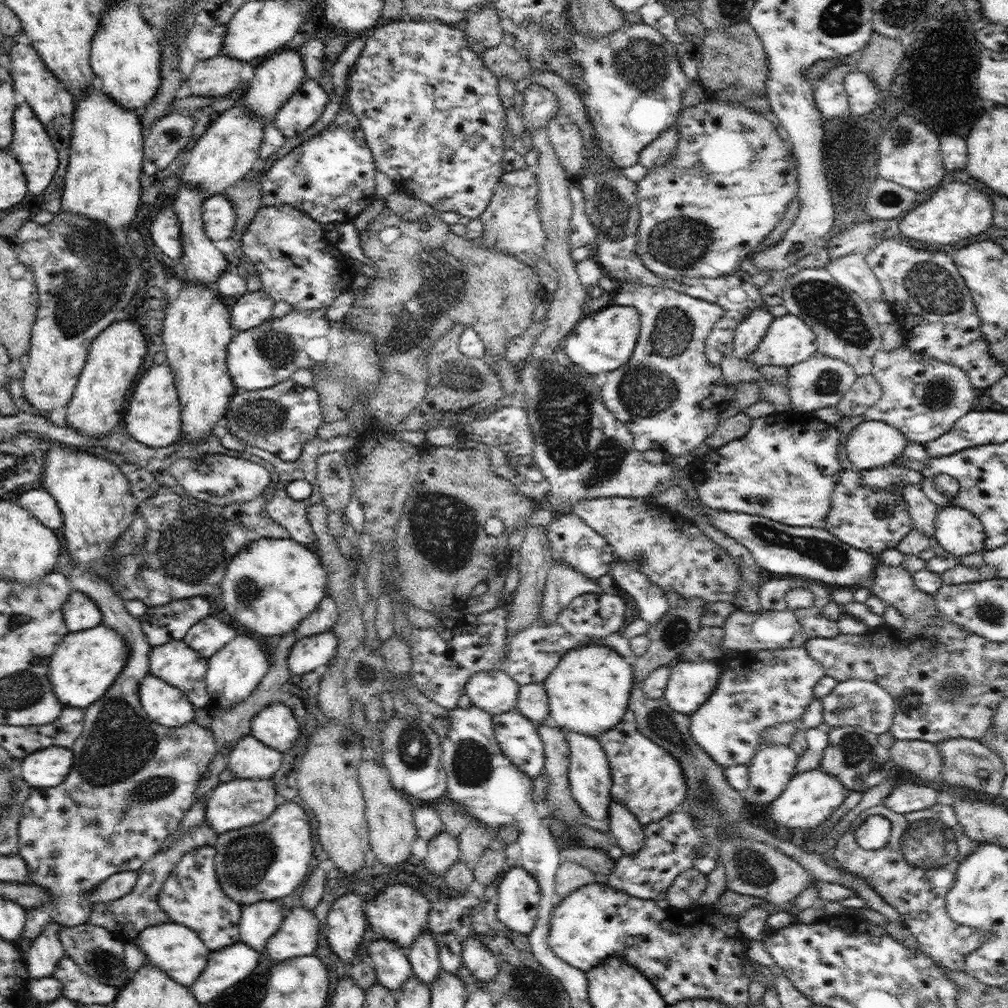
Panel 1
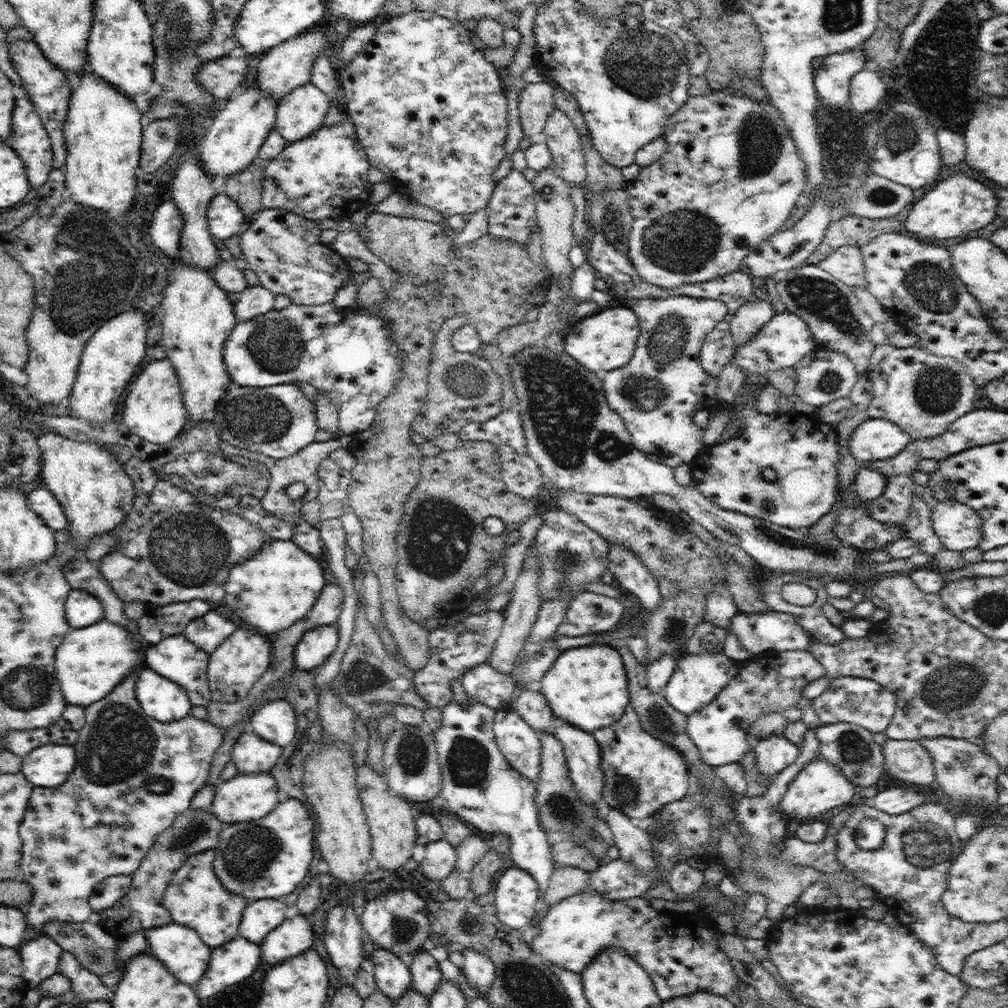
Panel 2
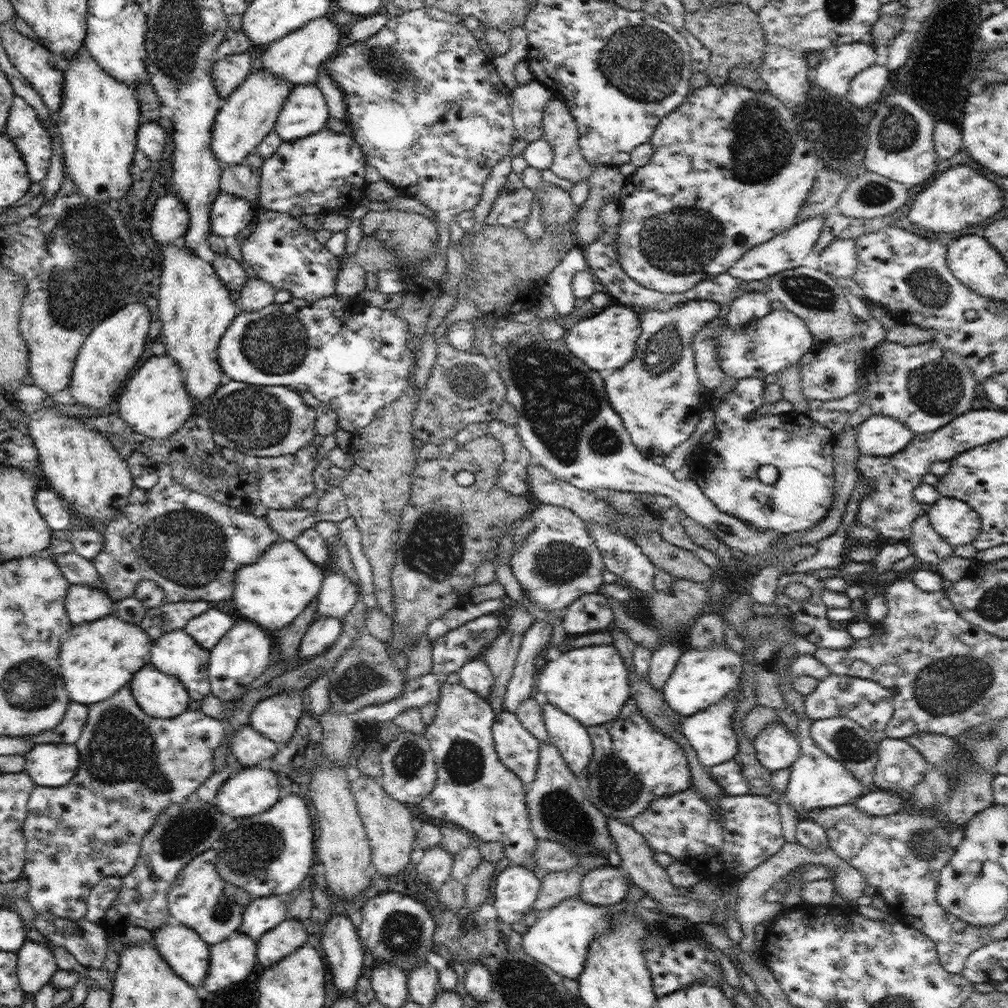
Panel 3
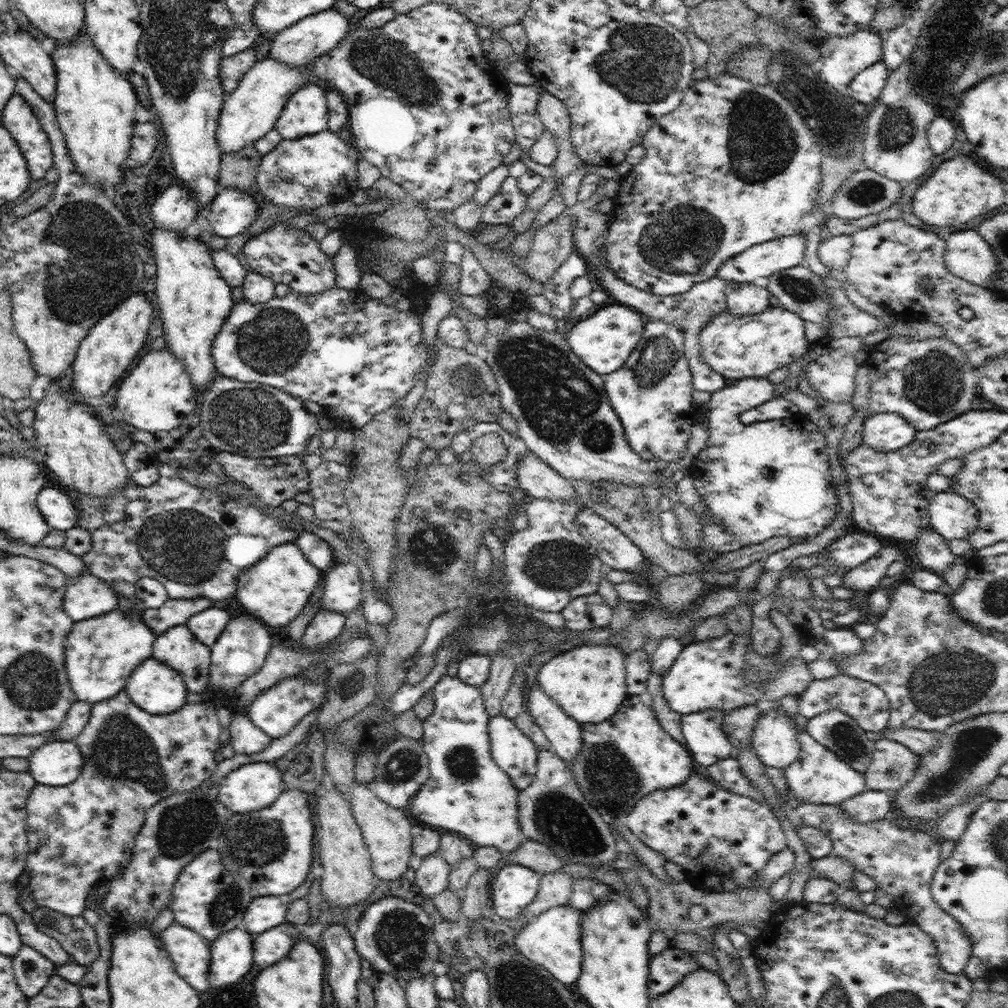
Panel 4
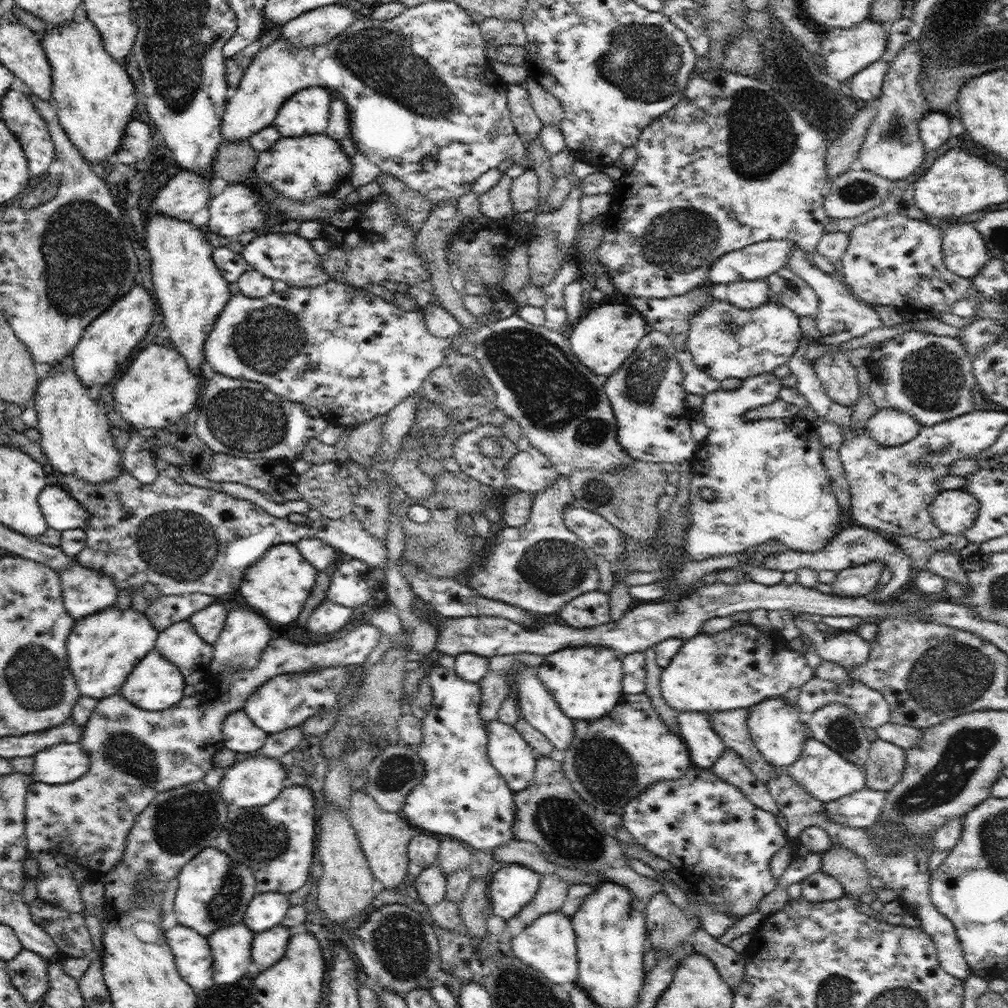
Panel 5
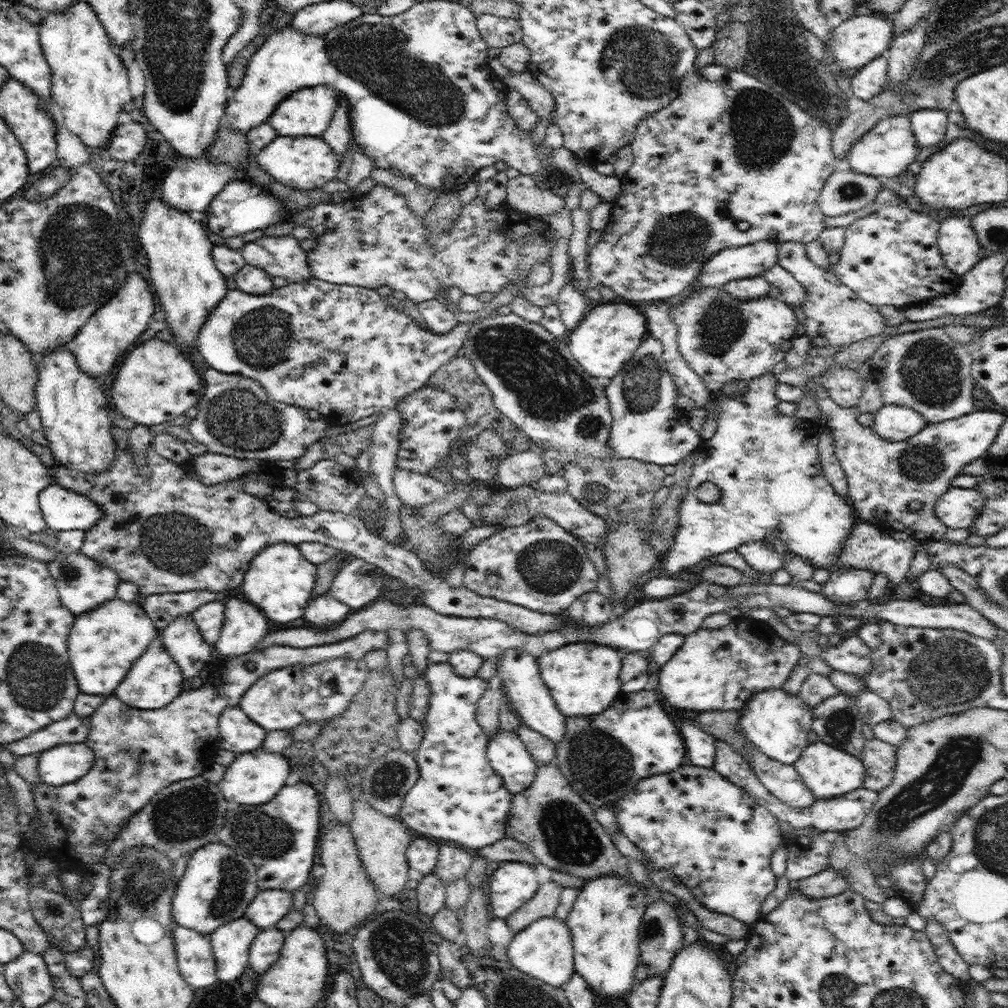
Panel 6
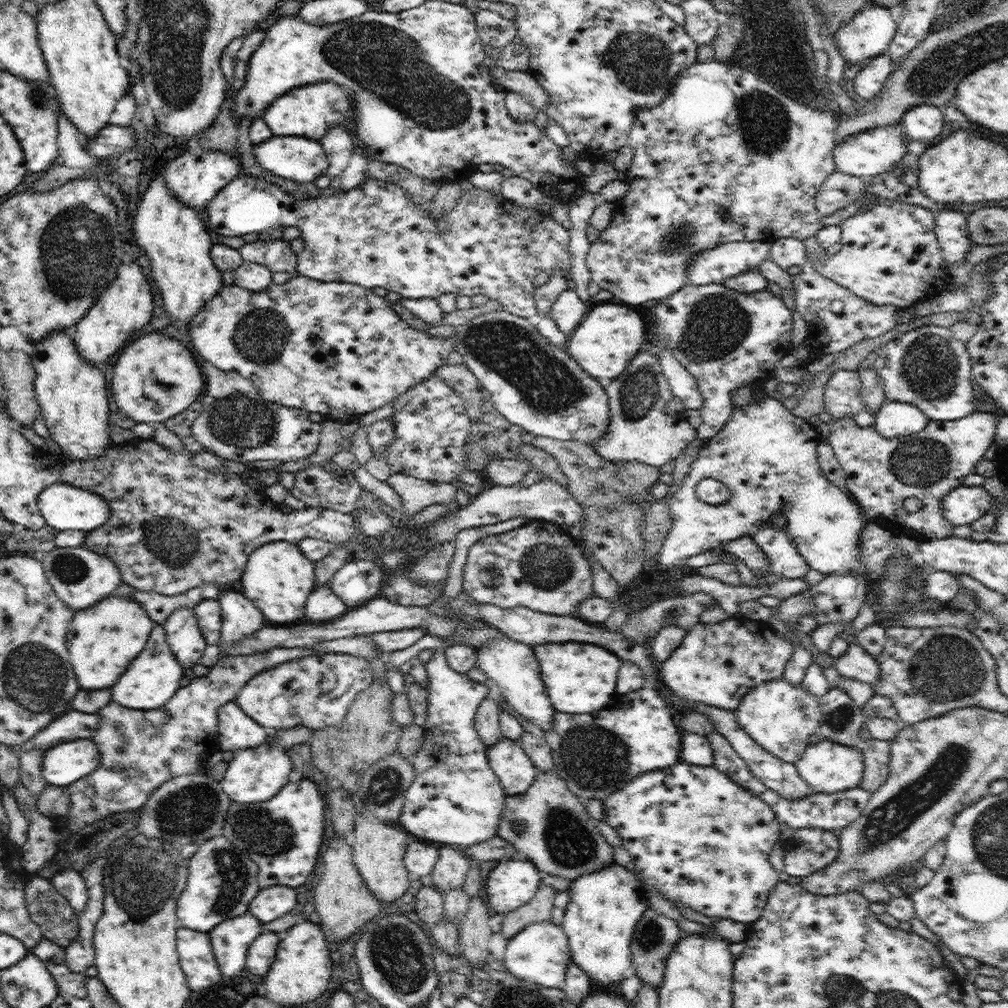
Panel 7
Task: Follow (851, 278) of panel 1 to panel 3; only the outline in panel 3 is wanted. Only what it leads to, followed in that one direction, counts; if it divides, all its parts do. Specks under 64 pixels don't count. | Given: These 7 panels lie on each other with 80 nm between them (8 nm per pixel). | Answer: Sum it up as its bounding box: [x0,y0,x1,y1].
[818,240,858,278]

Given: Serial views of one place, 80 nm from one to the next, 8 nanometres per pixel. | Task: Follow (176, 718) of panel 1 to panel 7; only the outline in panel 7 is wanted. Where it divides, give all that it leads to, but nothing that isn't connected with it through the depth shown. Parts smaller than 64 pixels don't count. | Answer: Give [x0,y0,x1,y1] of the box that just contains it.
[112,622,184,710]

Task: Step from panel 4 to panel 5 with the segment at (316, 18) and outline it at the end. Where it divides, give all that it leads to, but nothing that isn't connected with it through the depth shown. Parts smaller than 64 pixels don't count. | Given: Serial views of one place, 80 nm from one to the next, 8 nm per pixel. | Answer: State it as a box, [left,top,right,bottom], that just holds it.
[279,3,355,48]

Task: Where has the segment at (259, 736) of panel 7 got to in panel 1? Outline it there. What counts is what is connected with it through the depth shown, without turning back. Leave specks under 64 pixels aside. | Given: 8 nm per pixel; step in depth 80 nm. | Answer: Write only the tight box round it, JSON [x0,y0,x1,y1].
[228,735,283,779]

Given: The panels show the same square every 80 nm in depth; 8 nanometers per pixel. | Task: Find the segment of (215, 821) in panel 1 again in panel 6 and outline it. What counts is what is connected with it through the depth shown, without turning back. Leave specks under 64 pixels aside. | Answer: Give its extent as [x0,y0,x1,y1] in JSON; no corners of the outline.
[218,747,290,805]

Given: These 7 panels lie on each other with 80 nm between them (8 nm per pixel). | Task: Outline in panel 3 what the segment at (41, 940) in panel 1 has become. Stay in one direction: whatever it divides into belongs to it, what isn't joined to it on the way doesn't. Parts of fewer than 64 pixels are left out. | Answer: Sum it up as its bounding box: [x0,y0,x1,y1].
[17,940,58,995]

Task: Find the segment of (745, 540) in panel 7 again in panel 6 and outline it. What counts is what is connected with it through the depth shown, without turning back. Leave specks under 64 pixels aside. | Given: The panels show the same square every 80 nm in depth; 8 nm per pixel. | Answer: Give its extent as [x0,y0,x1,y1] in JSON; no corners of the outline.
[736,540,796,575]

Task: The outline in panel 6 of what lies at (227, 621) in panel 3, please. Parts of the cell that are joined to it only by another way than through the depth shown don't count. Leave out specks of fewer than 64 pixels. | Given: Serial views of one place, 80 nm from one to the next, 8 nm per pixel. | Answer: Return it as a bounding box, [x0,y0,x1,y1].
[191,602,225,645]

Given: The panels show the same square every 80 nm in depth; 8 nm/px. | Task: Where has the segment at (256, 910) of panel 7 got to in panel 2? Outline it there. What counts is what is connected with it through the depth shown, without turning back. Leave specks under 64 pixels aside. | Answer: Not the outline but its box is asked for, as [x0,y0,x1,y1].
[239,898,290,946]

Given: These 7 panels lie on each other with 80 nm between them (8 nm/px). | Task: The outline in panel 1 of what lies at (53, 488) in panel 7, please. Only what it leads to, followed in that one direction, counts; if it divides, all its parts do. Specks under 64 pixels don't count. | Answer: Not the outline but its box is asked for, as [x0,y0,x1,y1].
[16,488,63,530]

